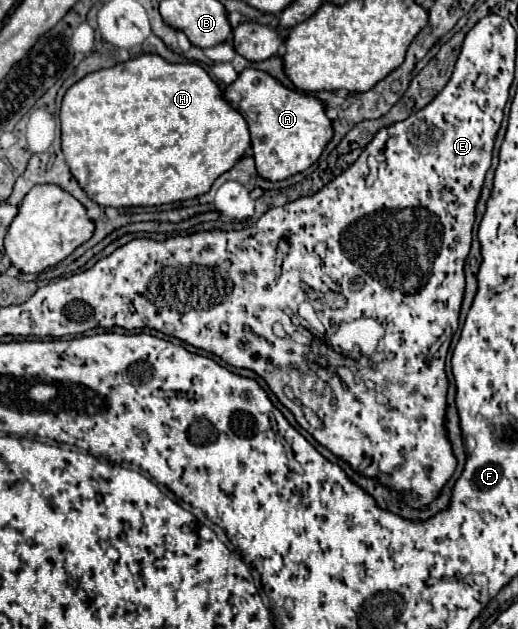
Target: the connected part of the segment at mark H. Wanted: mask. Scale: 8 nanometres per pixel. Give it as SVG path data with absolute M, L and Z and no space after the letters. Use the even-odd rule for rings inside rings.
M143 54L139 58L127 60L123 64L117 64L107 70L97 70L81 78L77 84L73 84L67 94L63 96L61 104L61 144L63 144L63 154L67 156L67 164L71 168L71 174L77 178L79 186L95 200L99 206L161 206L169 202L179 202L187 198L201 196L209 192L213 182L227 170L231 170L251 148L251 136L245 118L225 100L223 90L219 84L197 64L197 62L181 62L181 64L171 64L163 60L159 54Z

